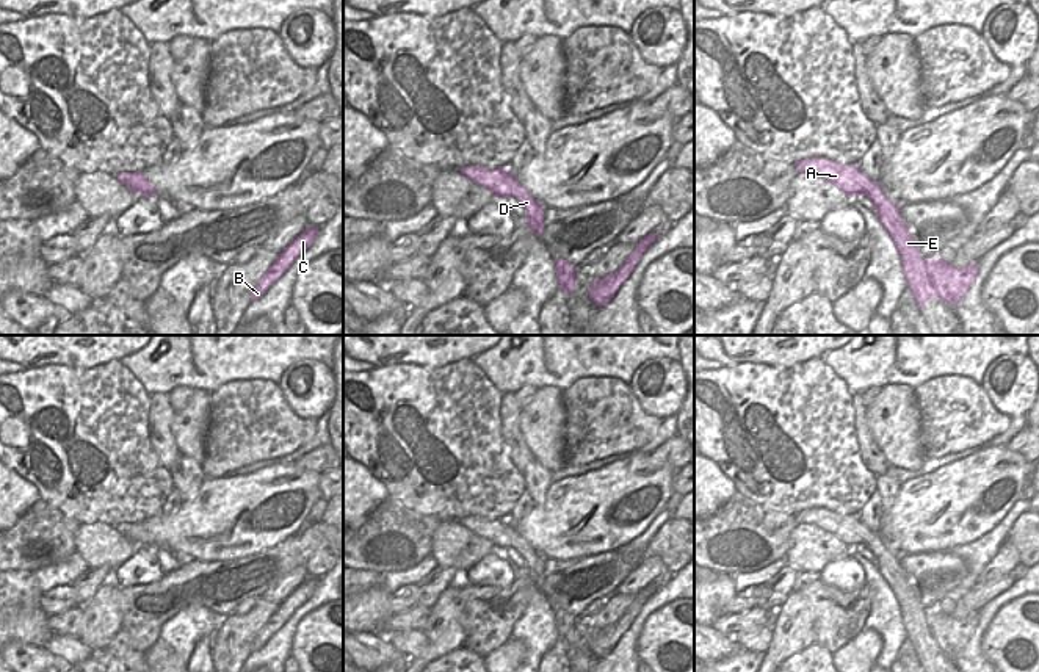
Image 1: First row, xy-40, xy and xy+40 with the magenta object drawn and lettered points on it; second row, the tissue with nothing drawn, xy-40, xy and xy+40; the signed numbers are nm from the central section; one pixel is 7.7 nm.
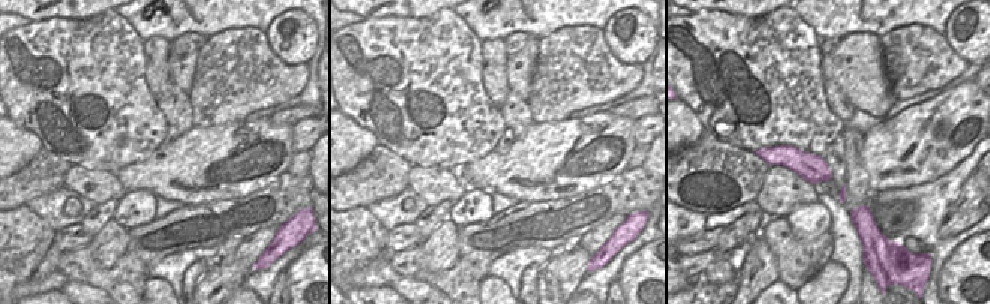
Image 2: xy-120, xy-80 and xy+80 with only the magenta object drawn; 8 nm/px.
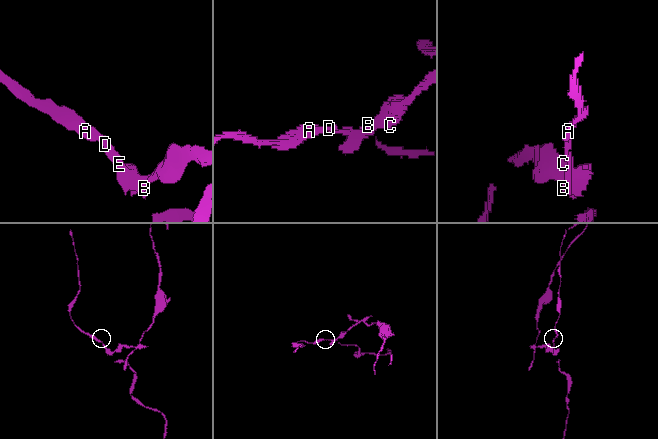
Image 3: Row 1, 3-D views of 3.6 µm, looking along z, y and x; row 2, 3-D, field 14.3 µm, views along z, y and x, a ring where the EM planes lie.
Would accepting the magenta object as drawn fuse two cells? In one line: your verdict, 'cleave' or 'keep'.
cleave

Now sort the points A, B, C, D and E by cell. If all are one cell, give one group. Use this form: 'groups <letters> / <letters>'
groups A / B C D E

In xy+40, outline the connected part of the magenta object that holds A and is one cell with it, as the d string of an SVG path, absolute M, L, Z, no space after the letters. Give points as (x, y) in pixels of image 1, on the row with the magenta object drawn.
M807 158L798 161L795 168L798 172L816 174L851 197L862 196L865 191L873 194L882 191L879 182L870 180L859 166L854 164L840 164L829 158Z

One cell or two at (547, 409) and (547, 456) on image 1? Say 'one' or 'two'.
one

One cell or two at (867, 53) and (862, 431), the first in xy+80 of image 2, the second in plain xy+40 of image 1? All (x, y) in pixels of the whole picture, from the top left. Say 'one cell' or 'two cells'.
two cells

